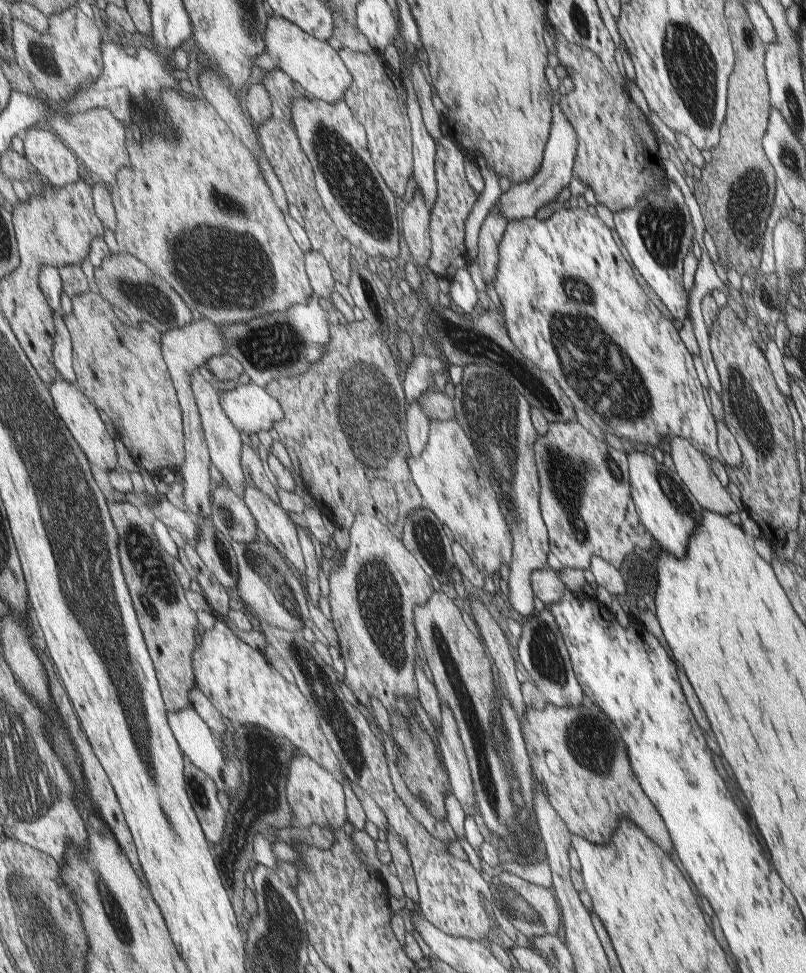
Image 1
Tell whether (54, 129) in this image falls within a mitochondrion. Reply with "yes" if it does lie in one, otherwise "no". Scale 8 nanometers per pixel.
no

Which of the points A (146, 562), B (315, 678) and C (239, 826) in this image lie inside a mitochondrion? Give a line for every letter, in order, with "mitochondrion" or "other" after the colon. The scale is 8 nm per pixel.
A: mitochondrion
B: mitochondrion
C: other

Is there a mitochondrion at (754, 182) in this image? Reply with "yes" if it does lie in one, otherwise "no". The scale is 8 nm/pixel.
yes

